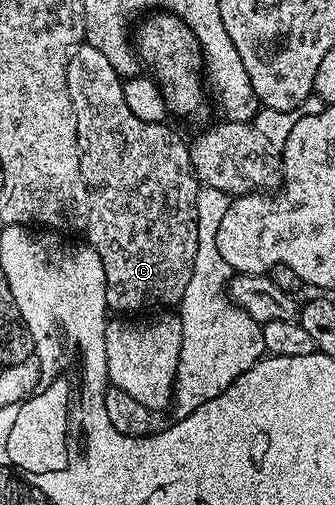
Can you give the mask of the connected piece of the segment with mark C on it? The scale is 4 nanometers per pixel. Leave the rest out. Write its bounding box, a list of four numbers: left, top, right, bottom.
[67,43,200,315]

